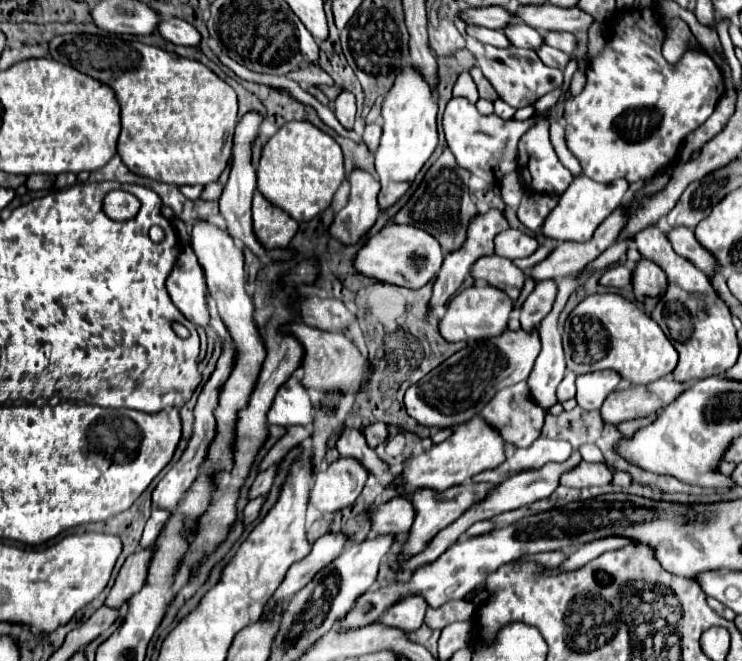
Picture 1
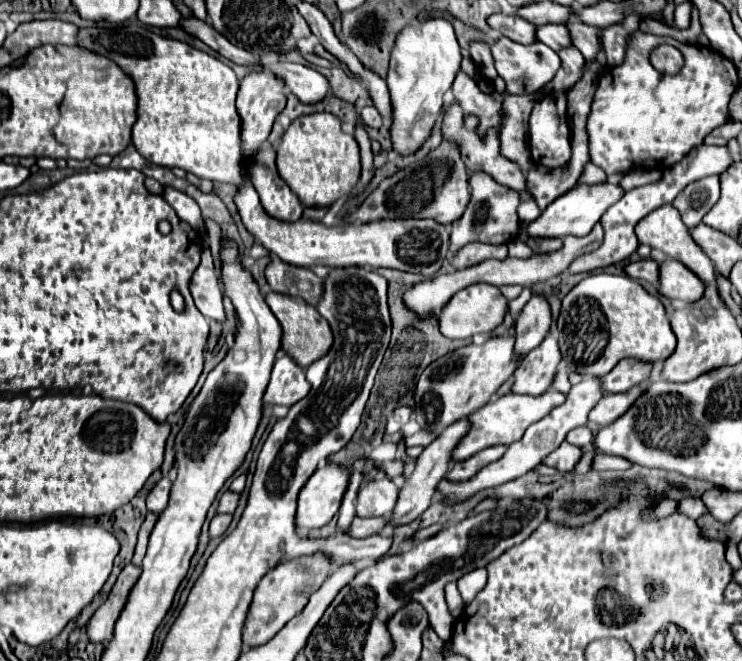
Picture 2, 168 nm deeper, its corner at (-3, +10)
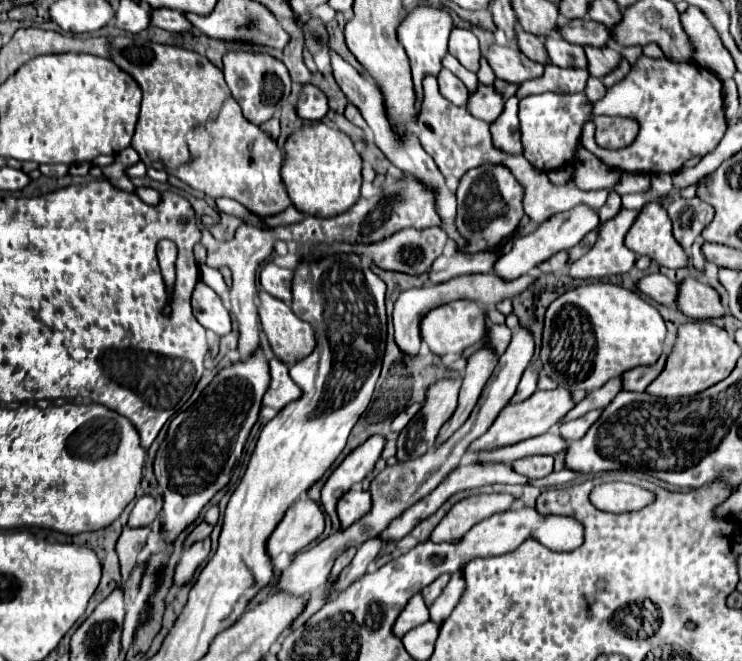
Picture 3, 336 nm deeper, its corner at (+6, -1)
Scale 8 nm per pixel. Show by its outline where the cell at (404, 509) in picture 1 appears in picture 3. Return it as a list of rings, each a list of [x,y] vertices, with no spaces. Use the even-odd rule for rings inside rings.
[[[366,490],[346,492],[338,502],[338,516],[340,516],[342,528],[348,528],[348,524],[354,524],[356,520],[360,520],[360,516],[366,516],[368,508],[372,508],[370,492]]]

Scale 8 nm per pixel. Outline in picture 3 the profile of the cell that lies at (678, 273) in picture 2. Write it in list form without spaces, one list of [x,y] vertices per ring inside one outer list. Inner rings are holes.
[[[686,278],[678,282],[676,306],[684,316],[694,320],[708,320],[724,314],[718,292],[712,286],[698,282],[694,278]]]

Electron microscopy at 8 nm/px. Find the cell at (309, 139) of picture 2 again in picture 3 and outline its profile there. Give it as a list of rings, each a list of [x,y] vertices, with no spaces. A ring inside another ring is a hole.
[[[322,122],[306,126],[288,136],[284,154],[286,158],[282,164],[282,182],[296,210],[308,216],[330,218],[346,212],[358,200],[362,182],[362,158],[344,132]]]

